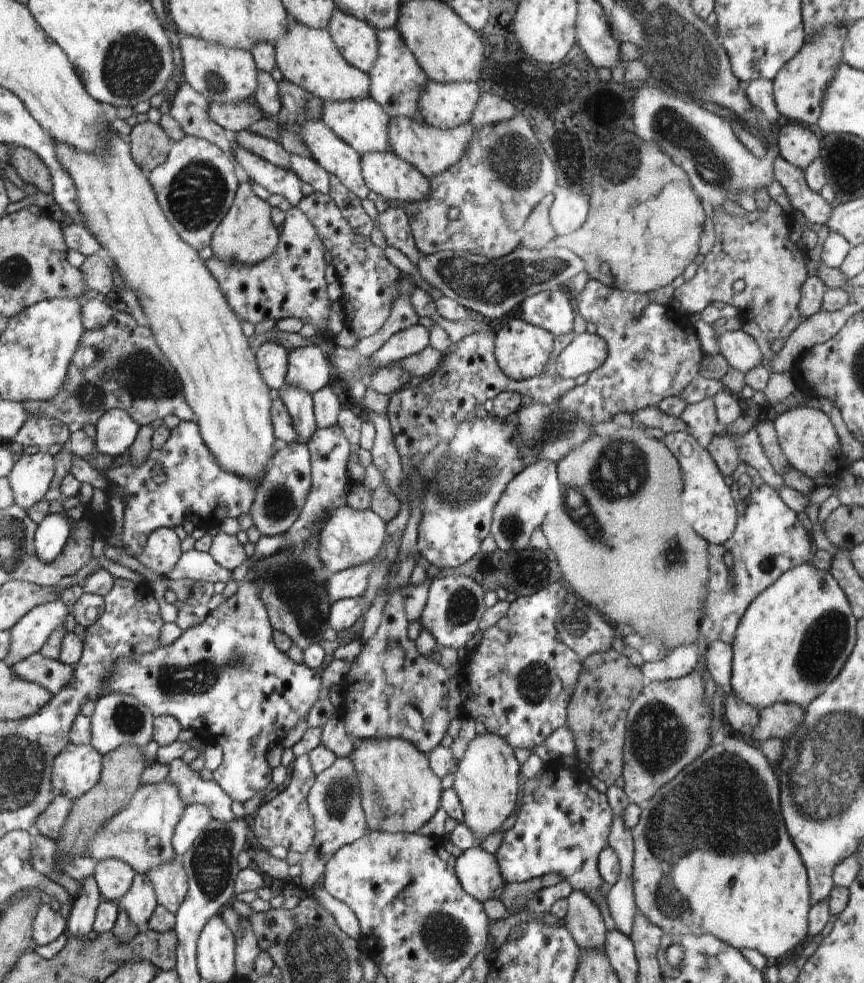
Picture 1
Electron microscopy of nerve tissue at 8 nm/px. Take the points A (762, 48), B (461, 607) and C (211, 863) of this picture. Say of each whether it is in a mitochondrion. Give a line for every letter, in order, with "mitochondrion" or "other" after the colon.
A: other
B: mitochondrion
C: mitochondrion

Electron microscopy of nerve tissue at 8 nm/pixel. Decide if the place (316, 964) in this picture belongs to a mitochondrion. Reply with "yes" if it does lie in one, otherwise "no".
yes

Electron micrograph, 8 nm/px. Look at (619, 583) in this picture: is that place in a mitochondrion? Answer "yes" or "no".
no

